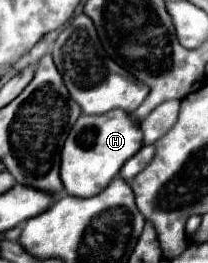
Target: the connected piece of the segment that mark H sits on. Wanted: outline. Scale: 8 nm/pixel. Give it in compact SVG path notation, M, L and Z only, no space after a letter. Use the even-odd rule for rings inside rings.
M111 110L101 116L81 116L61 148L61 180L65 192L77 198L99 194L121 170L121 166L141 148L141 128L135 126L127 112Z

